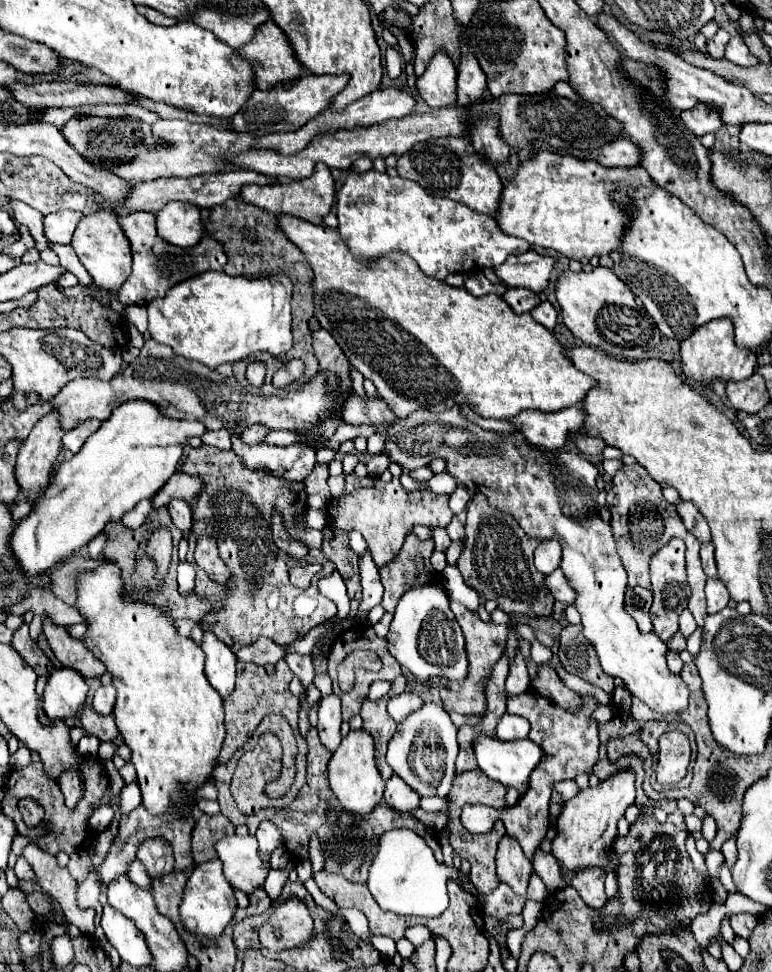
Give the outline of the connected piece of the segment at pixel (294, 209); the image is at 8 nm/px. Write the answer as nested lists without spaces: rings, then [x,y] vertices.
[[[317,164],[313,176],[303,180],[293,180],[287,184],[275,184],[275,186],[257,186],[247,184],[241,188],[241,196],[245,202],[255,204],[267,212],[273,214],[291,214],[297,218],[303,218],[313,224],[323,224],[323,218],[331,212],[331,206],[335,202],[335,182],[331,176],[331,170],[325,164]]]

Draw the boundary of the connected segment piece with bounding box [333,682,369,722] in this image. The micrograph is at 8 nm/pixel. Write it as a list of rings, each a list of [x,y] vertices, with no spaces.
[[[337,682],[333,684],[333,692],[343,700],[343,720],[345,720],[345,722],[347,722],[351,716],[359,714],[361,704],[363,704],[363,700],[365,700],[365,696],[367,696],[367,690],[369,690],[369,686],[355,686],[349,694],[343,694],[343,692],[339,690],[339,686],[337,686]]]

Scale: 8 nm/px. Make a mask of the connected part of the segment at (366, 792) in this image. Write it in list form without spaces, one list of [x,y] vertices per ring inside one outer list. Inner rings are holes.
[[[351,730],[339,748],[333,752],[329,760],[329,784],[331,790],[335,792],[339,804],[353,814],[369,814],[375,806],[381,804],[383,800],[383,786],[385,782],[379,776],[379,770],[375,766],[375,746],[373,746],[373,736],[369,732],[361,730]]]

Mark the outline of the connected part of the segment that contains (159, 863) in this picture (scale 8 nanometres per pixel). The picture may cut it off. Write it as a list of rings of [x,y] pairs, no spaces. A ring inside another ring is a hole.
[[[165,838],[147,840],[137,850],[137,858],[145,866],[151,878],[161,878],[169,872],[173,872],[175,860],[173,860],[173,848]]]

